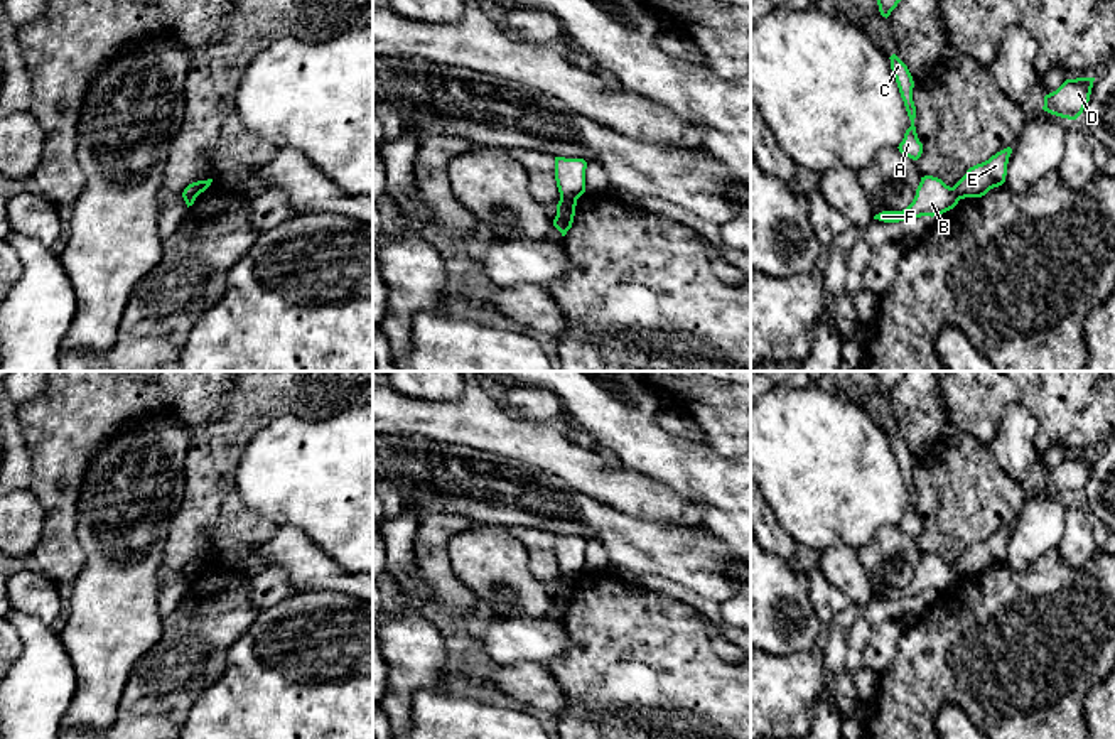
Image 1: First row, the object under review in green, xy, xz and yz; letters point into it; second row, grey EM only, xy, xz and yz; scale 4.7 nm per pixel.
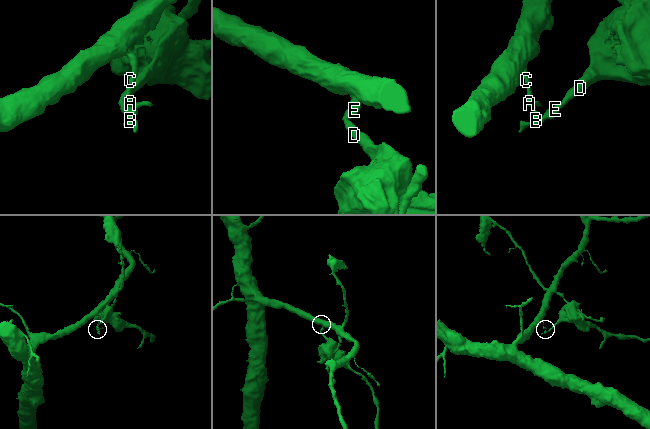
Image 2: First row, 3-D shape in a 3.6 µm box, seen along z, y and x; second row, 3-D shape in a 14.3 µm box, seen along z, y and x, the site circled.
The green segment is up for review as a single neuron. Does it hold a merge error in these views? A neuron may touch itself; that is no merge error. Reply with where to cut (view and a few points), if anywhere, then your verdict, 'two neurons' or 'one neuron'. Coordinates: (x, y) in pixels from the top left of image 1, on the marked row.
cut in xz along (560, 198), (576, 199); two neurons

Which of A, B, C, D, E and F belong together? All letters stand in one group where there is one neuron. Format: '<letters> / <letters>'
A B C F / D E

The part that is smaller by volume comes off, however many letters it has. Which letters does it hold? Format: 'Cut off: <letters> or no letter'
Cut off: D, E

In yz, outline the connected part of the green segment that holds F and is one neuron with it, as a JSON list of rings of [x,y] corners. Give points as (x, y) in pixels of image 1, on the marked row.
[[[933,175],[921,177],[913,202],[902,211],[882,211],[874,219],[884,223],[899,223],[904,219],[916,219],[921,216],[938,216],[958,204],[958,196],[941,179]]]

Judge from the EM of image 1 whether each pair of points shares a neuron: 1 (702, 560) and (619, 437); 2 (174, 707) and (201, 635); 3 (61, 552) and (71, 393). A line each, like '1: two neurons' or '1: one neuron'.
1: two neurons
2: one neuron
3: one neuron

